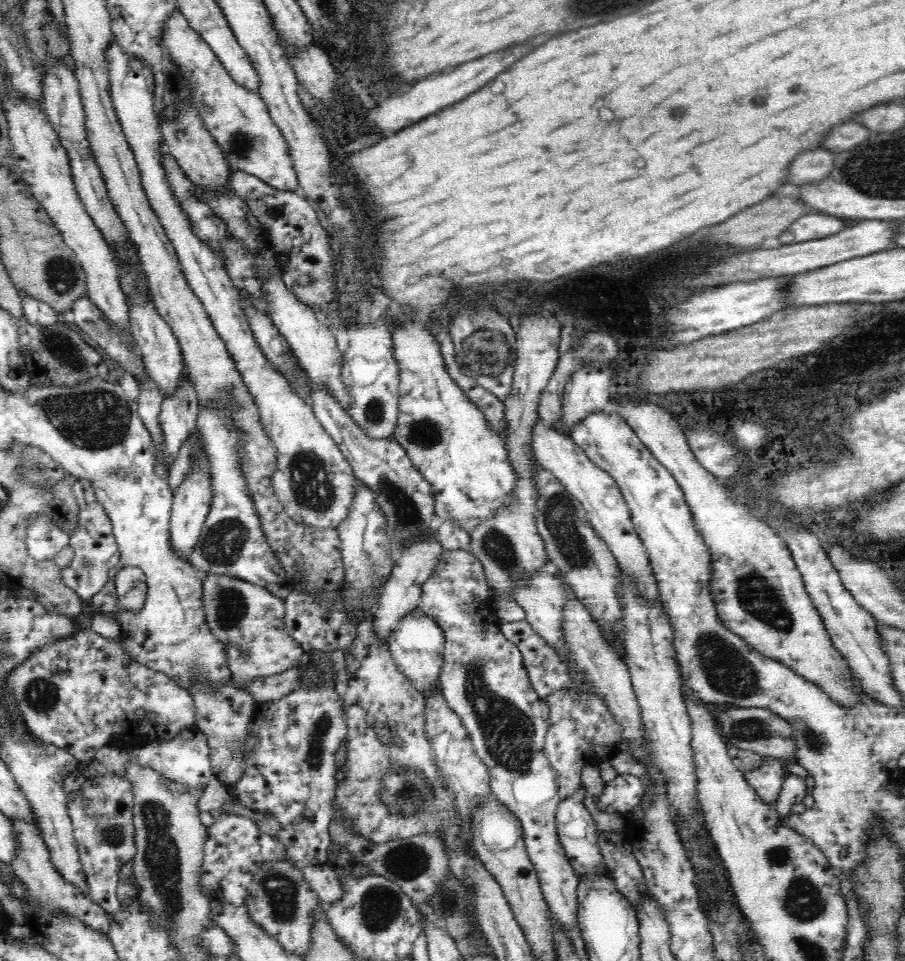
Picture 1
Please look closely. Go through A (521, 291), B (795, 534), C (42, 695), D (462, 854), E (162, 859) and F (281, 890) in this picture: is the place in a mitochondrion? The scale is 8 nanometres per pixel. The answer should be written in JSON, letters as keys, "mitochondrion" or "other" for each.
{"A":"other","B":"other","C":"mitochondrion","D":"other","E":"mitochondrion","F":"mitochondrion"}

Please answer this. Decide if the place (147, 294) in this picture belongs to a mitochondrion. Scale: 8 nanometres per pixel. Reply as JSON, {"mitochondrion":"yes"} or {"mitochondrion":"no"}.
{"mitochondrion":"no"}

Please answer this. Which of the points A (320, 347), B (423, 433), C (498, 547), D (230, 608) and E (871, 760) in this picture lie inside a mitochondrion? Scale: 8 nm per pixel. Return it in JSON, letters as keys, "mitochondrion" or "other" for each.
{"A":"other","B":"mitochondrion","C":"mitochondrion","D":"mitochondrion","E":"other"}

